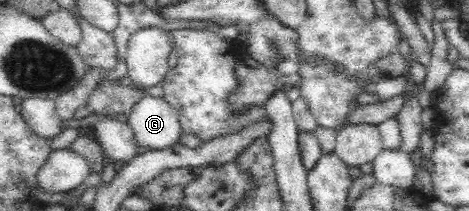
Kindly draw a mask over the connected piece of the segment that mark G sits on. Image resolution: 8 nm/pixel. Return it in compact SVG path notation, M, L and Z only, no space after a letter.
M144 95L134 104L127 121L145 150L168 148L181 136L178 111L164 97Z

